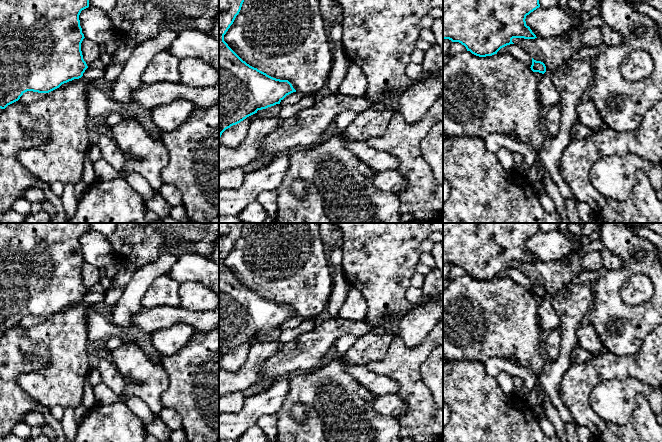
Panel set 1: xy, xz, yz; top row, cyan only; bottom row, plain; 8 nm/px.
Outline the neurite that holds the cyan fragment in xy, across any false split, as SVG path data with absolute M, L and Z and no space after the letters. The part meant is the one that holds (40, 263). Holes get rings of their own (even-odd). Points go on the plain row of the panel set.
M0 223L0 332L5 333L8 329L18 325L27 315L49 317L62 308L79 303L88 292L83 283L81 267L84 258L80 250L79 239L82 234L89 231L89 223Z

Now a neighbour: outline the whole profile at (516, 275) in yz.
M515 268L507 269L503 272L501 272L497 278L503 279L503 278L509 278L515 281L516 283L522 285L524 288L526 288L528 291L531 291L532 289L532 281L531 279L522 273L520 270L517 270Z

